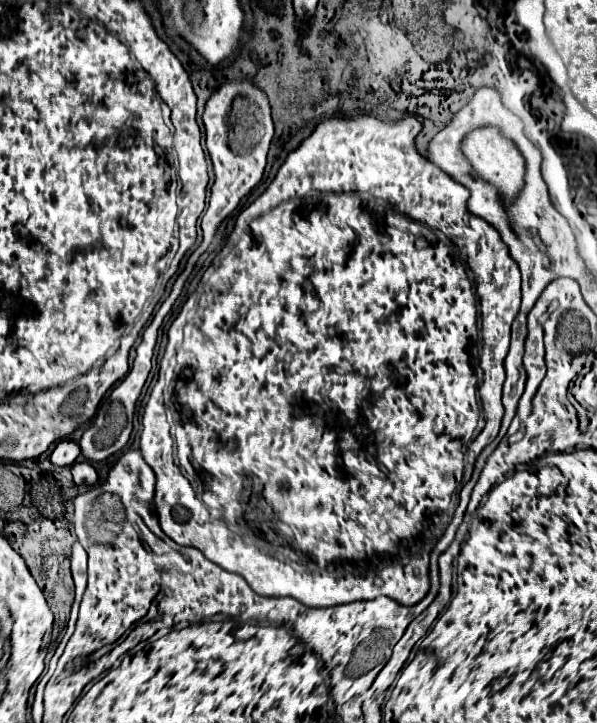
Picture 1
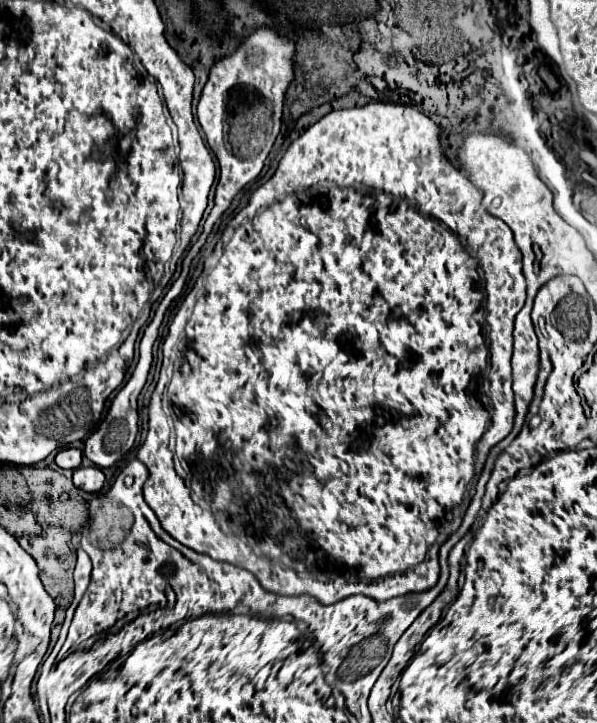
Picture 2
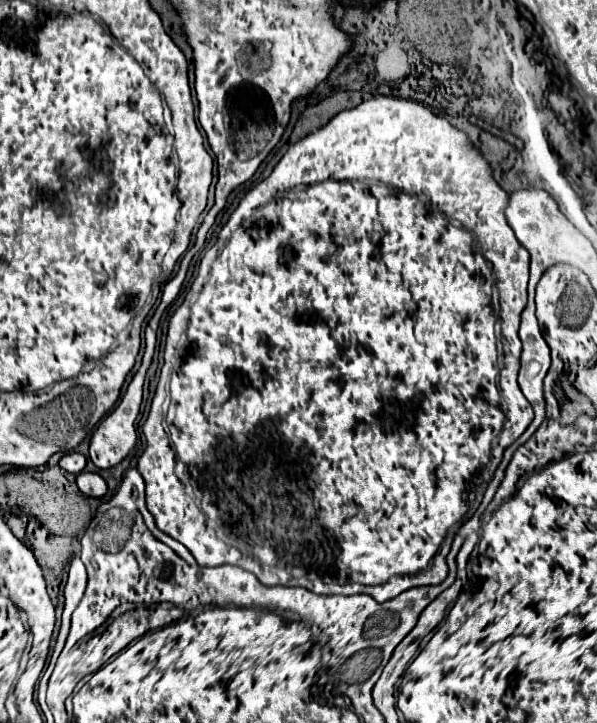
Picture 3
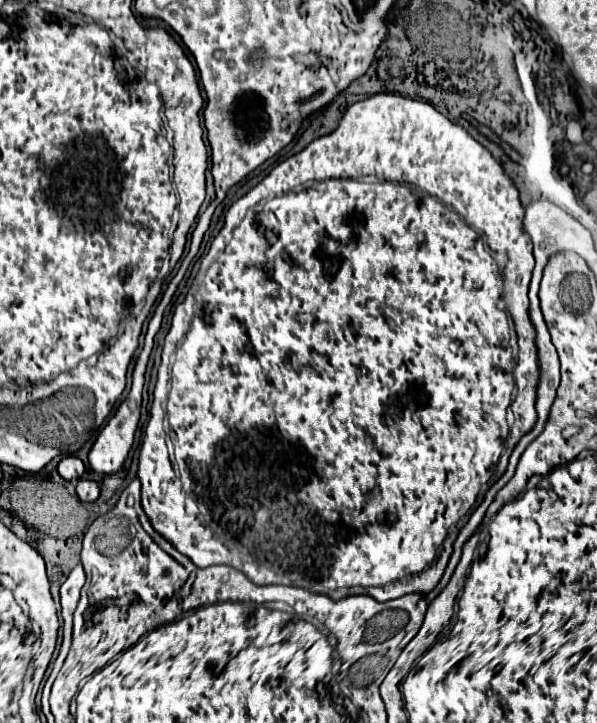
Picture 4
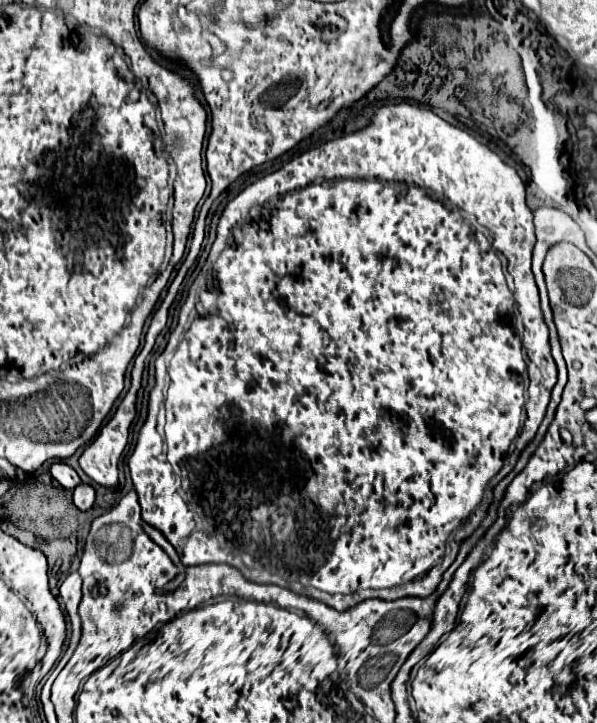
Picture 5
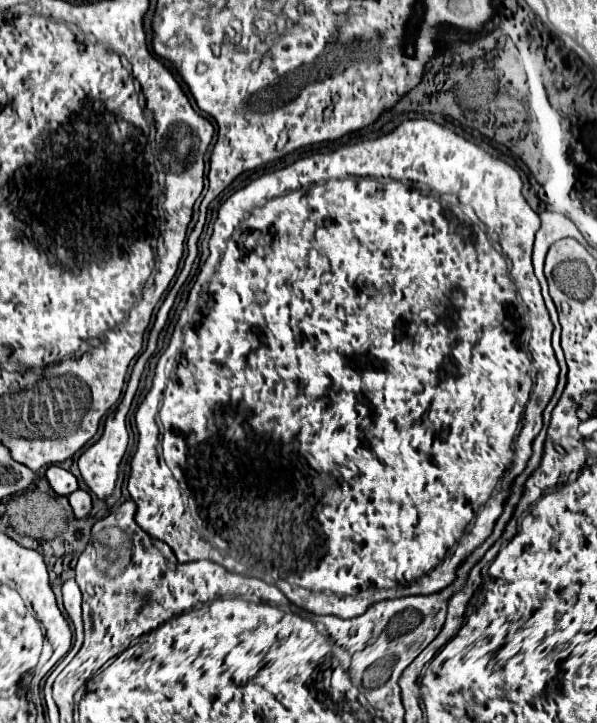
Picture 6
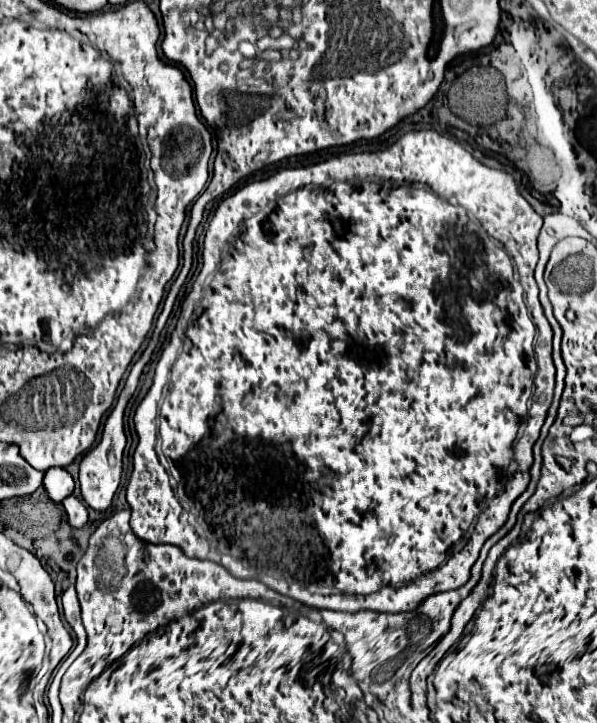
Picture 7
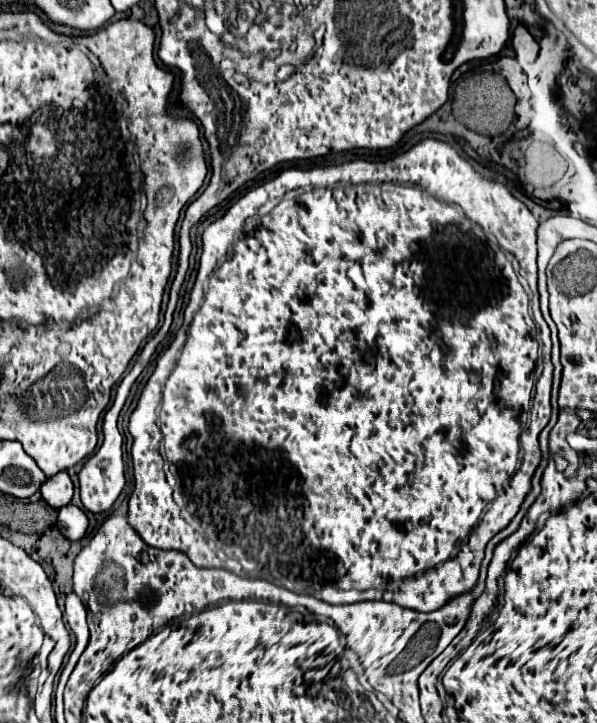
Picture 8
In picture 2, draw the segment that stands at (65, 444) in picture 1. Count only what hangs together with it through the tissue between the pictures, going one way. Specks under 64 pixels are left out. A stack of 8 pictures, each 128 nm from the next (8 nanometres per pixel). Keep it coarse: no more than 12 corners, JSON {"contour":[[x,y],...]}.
{"contour":[[62,448],[56,454],[60,468],[76,470],[82,462],[78,448]]}

